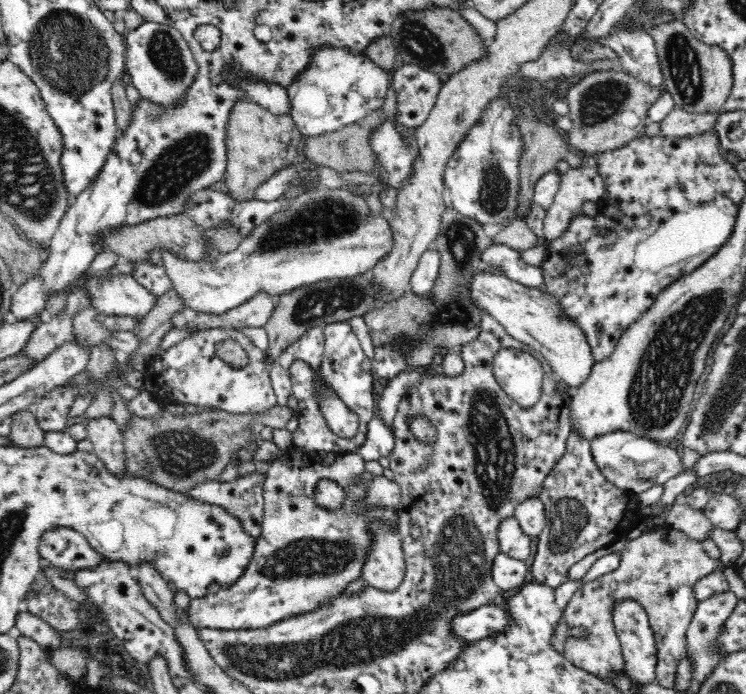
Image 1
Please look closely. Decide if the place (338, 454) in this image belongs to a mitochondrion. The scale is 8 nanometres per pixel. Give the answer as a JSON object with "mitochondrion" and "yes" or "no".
{"mitochondrion":"no"}

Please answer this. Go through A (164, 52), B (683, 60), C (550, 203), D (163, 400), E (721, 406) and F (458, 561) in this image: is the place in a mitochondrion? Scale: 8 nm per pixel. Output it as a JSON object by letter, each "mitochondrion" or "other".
{"A":"mitochondrion","B":"mitochondrion","C":"other","D":"other","E":"mitochondrion","F":"mitochondrion"}

